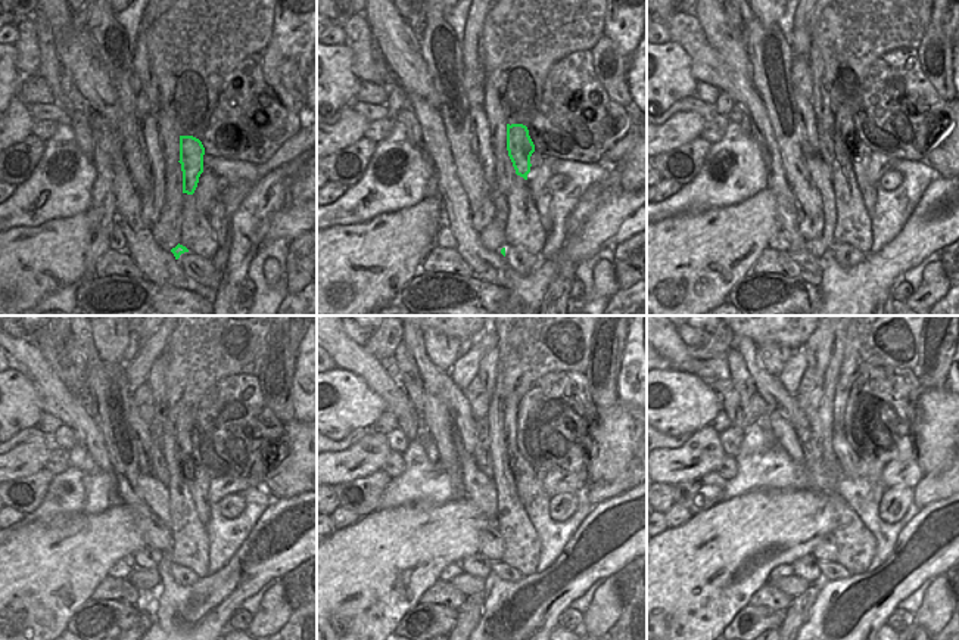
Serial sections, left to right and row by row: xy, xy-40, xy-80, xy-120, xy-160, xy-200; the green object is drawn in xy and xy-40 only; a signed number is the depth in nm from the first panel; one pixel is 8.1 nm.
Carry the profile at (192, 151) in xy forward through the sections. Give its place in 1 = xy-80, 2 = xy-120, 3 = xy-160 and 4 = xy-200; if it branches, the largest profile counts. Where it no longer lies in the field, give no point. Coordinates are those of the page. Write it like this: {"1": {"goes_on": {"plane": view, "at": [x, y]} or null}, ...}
{"1": {"goes_on": {"plane": "xy-80", "at": [844, 126]}}, "2": {"goes_on": {"plane": "xy-120", "at": [183, 423]}}, "3": {"goes_on": {"plane": "xy-160", "at": [510, 403]}}, "4": {"goes_on": {"plane": "xy-200", "at": [841, 390]}}}

